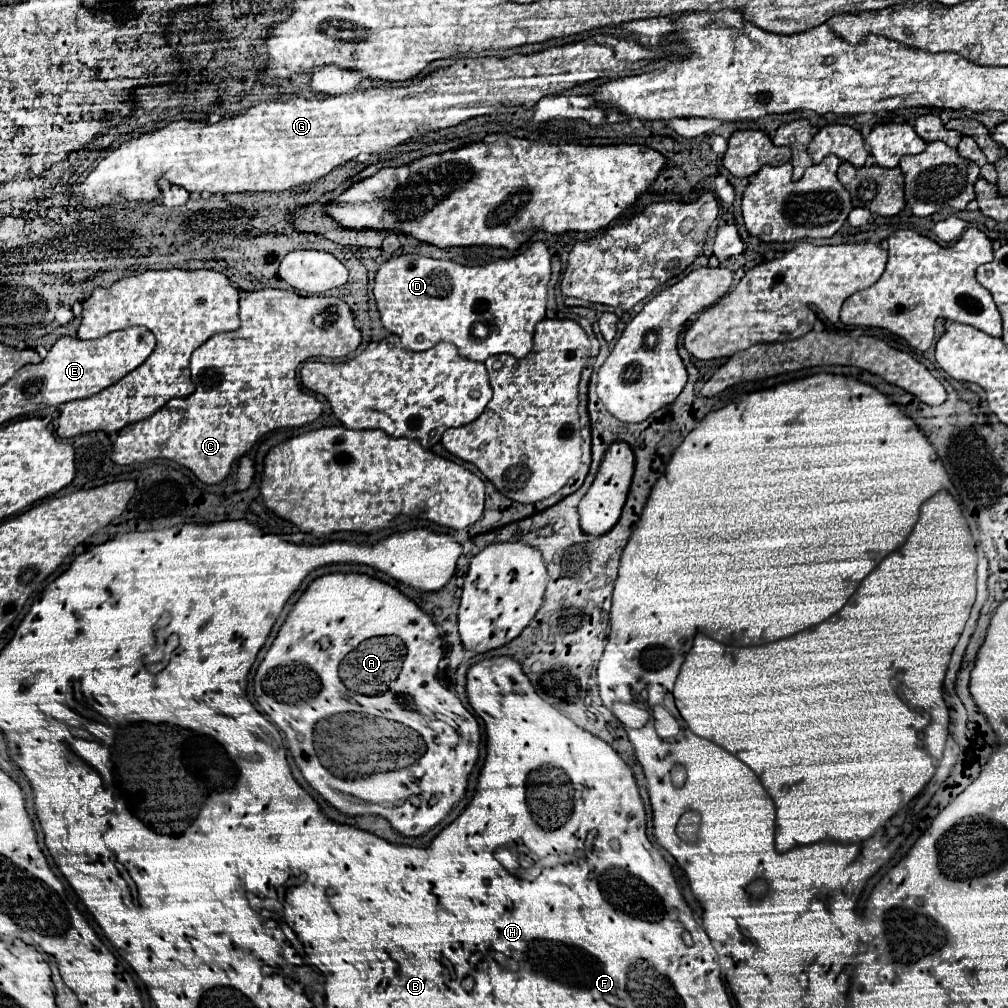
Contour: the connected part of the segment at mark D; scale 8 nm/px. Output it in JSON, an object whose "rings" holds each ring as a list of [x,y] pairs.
{"rings":[[[534,242],[530,244],[524,252],[520,252],[518,256],[506,258],[506,260],[496,260],[488,266],[462,266],[456,264],[452,260],[434,260],[428,256],[416,256],[416,254],[404,254],[398,258],[390,258],[388,262],[384,262],[376,274],[376,282],[374,282],[374,298],[378,304],[378,312],[380,312],[380,320],[382,326],[386,330],[390,330],[392,334],[398,334],[402,340],[402,346],[406,350],[428,350],[432,346],[436,346],[438,342],[450,342],[458,348],[460,356],[470,358],[470,360],[480,360],[484,362],[488,356],[494,354],[512,354],[514,358],[524,358],[530,350],[532,350],[532,334],[536,324],[546,316],[546,300],[548,300],[548,280],[550,280],[550,254],[548,254],[548,246],[544,242]]]}

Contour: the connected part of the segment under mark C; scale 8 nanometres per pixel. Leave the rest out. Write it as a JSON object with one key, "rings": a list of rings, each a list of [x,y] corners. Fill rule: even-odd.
{"rings":[[[264,288],[248,292],[240,298],[240,320],[242,326],[238,330],[216,334],[192,352],[190,372],[196,386],[194,394],[184,400],[170,400],[150,418],[128,424],[118,432],[112,462],[134,464],[154,458],[168,458],[190,468],[204,484],[218,484],[228,476],[230,466],[240,460],[260,436],[278,428],[298,428],[314,422],[320,416],[322,404],[314,396],[302,392],[296,372],[300,362],[310,358],[344,358],[358,348],[360,330],[354,324],[348,304],[332,296],[304,298],[290,290]],[[324,312],[326,324],[316,324],[316,318]]]}

